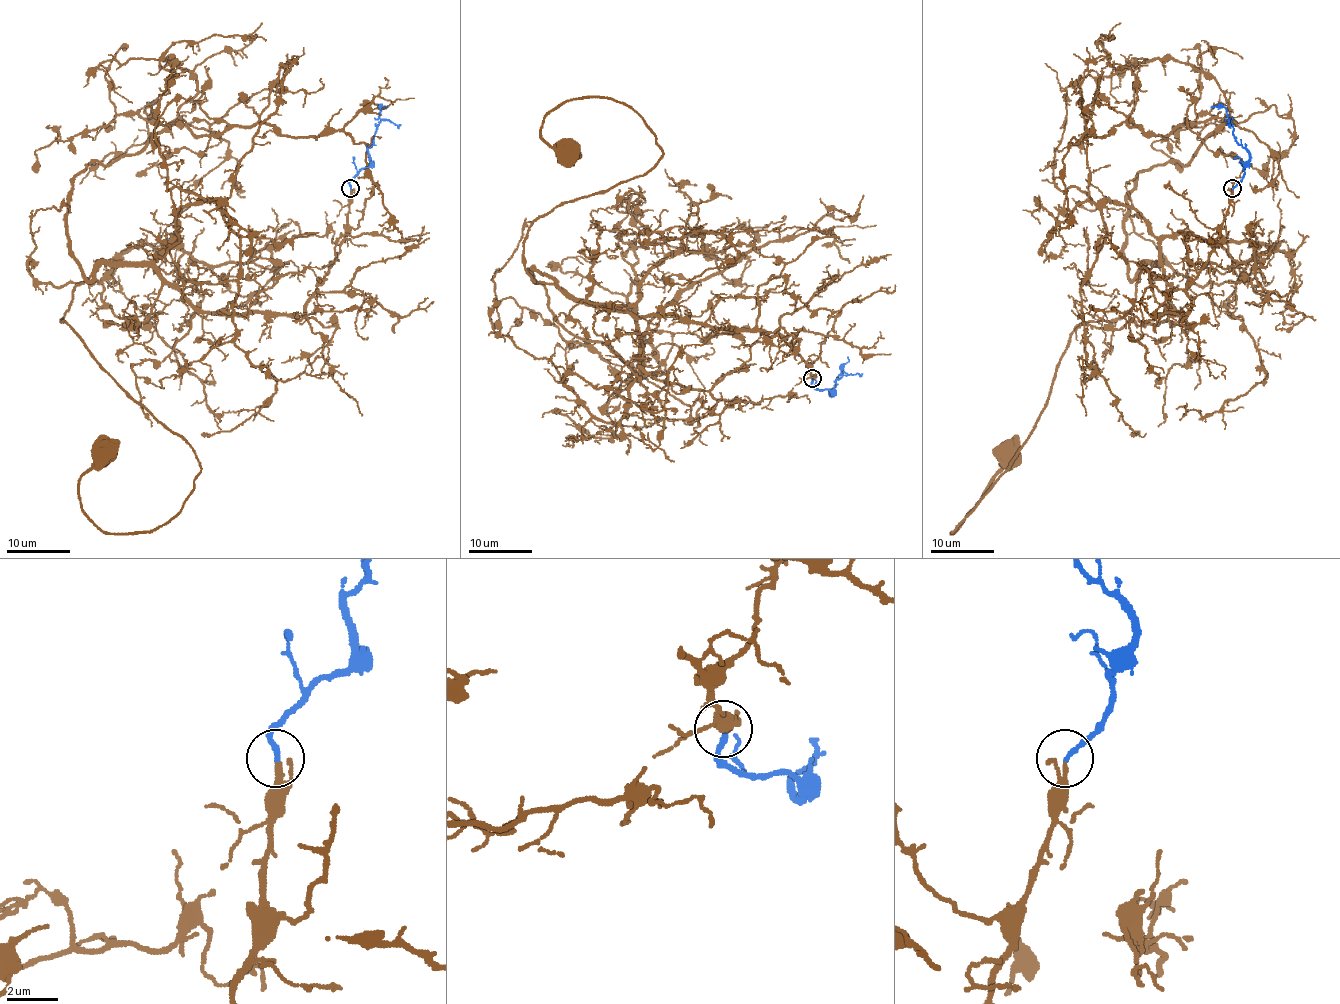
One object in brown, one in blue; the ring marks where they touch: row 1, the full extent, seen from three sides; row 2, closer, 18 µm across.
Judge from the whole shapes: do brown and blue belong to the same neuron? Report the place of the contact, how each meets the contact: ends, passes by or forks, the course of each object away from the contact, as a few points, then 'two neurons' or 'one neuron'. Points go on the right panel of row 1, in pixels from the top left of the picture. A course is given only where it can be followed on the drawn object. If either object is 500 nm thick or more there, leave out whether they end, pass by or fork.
at (1232, 188); brown passes by; blue ends there; brown runs (1232, 189), (1186, 316), (1148, 263), (1121, 317), (1078, 325), (1030, 436), (952, 533), (1005, 451); blue runs (1232, 189), (1241, 179), (1249, 154), (1236, 141), (1227, 111), (1219, 106), (1211, 108); one neuron

